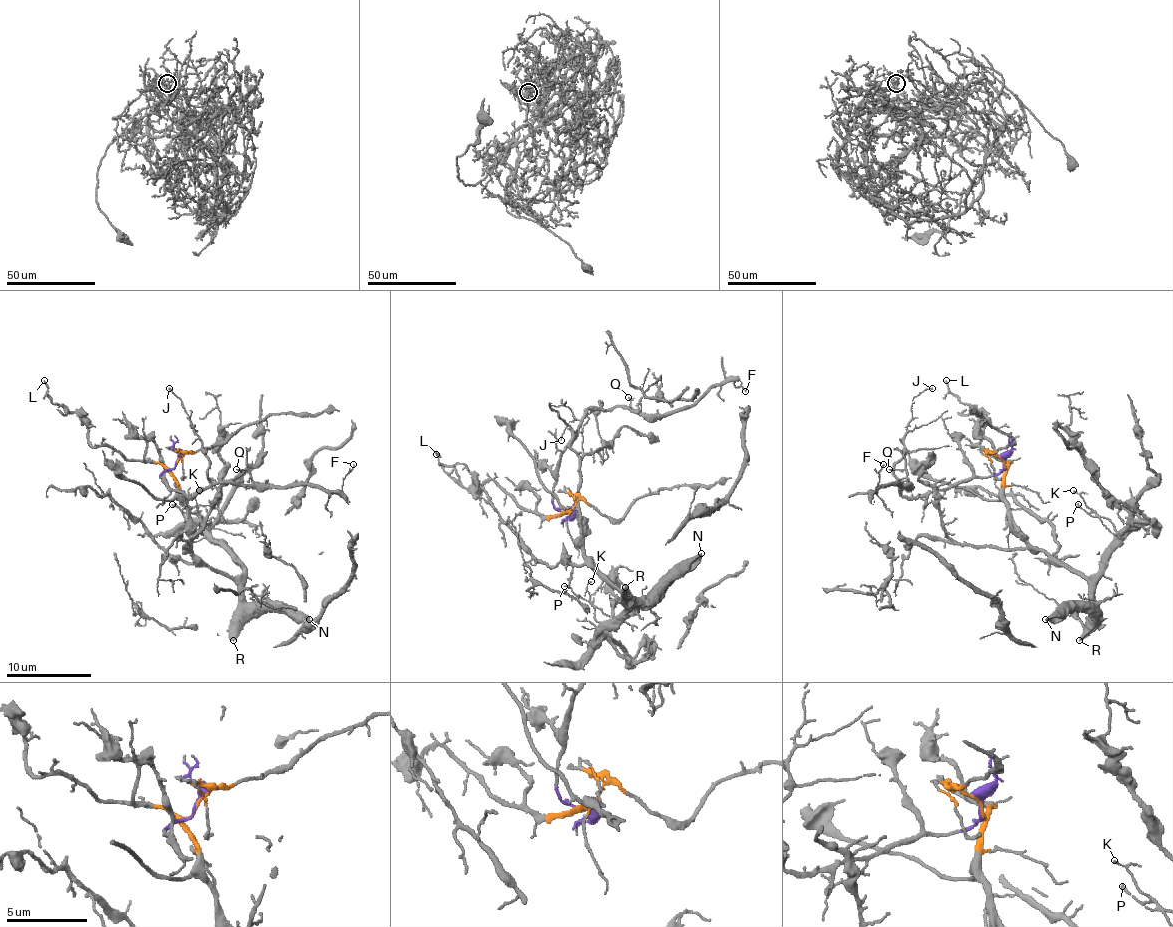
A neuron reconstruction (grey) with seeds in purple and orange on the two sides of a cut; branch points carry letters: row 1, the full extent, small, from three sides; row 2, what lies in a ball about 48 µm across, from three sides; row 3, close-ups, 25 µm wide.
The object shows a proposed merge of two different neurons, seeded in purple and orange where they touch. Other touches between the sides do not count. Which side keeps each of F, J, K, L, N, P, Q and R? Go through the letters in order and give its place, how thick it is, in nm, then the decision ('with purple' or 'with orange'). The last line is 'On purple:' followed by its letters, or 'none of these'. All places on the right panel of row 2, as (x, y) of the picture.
F: place (883, 464); calibre 100 nm; with purple
J: place (932, 388); calibre 120 nm; with purple
K: place (1073, 490); calibre 80 nm; with orange
L: place (946, 380); calibre 140 nm; with orange
N: place (1045, 619); calibre 360 nm; with orange
P: place (1078, 504); calibre 170 nm; with orange
Q: place (889, 469); calibre 120 nm; with purple
R: place (1079, 640); calibre 360 nm; with orange
On purple: F, J, Q

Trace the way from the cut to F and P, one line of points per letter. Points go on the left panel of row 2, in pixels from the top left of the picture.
F: (176, 461), (162, 476), (170, 489), (193, 497), (219, 482), (257, 487), (318, 484), (339, 491), (354, 463)
P: (176, 461), (172, 478), (187, 512), (191, 550), (210, 567), (234, 577), (242, 573), (198, 512), (172, 503)

